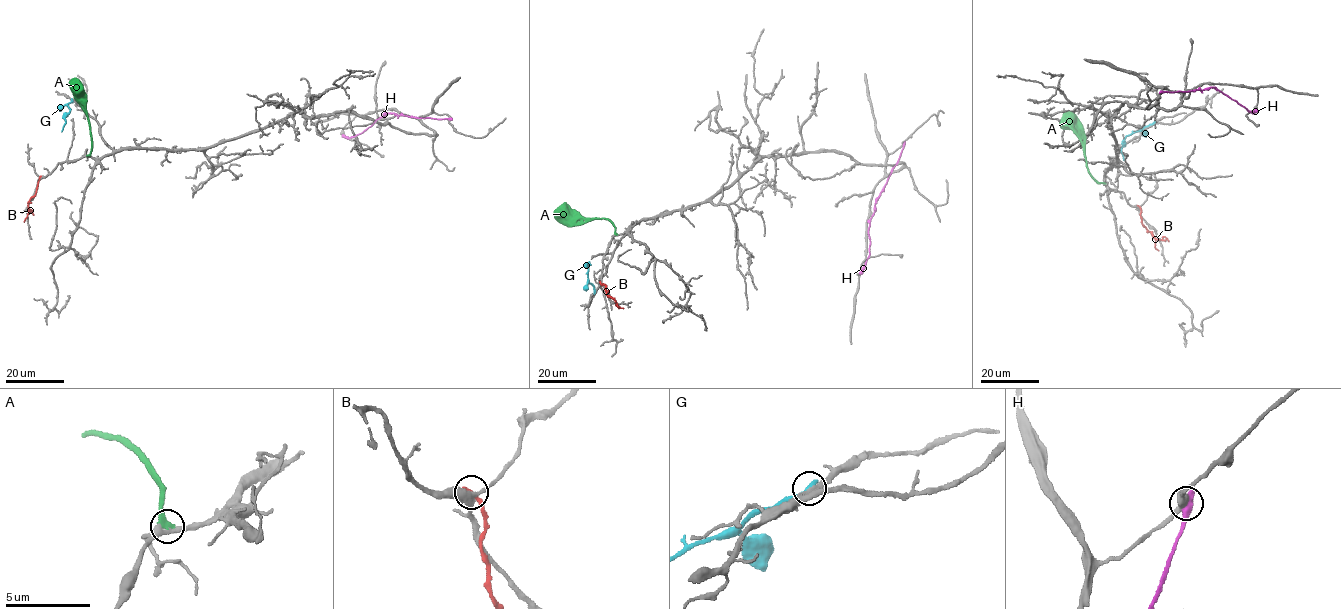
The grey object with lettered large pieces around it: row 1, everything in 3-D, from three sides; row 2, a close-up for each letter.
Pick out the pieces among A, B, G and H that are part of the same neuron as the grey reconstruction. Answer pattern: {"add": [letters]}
{"add": ["A"]}

